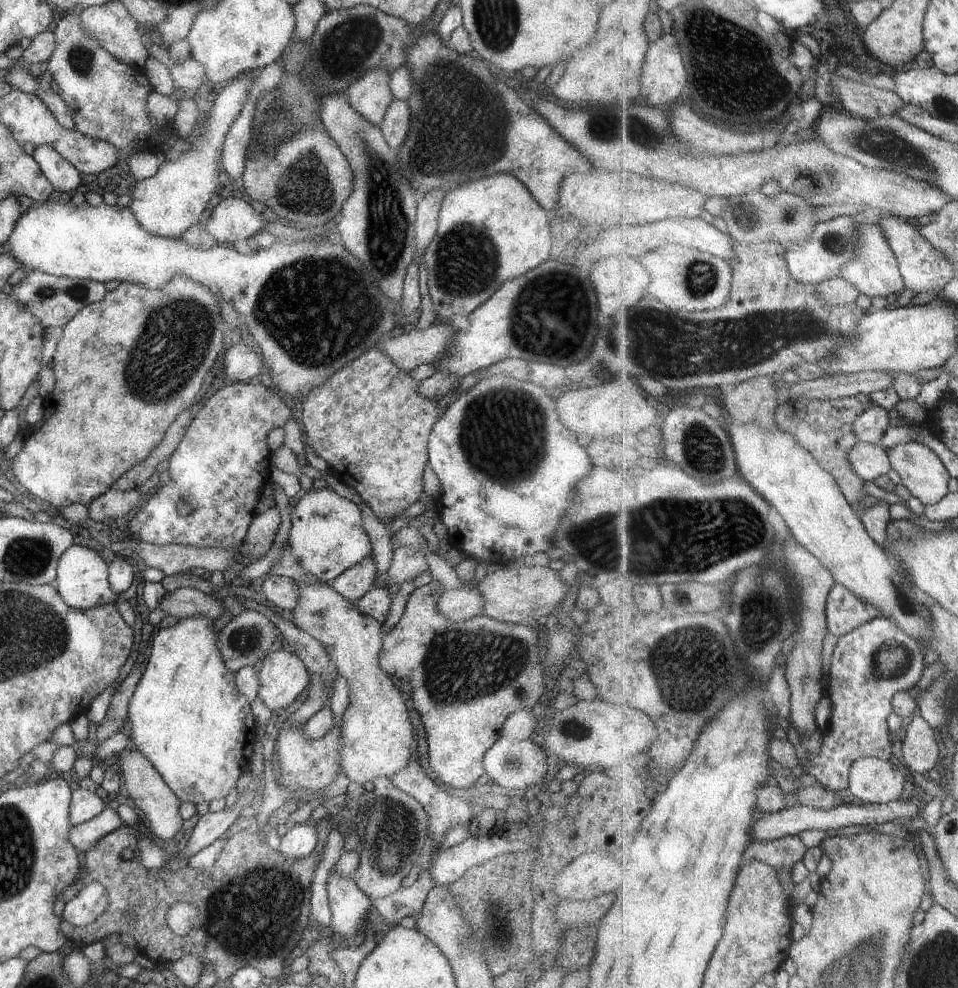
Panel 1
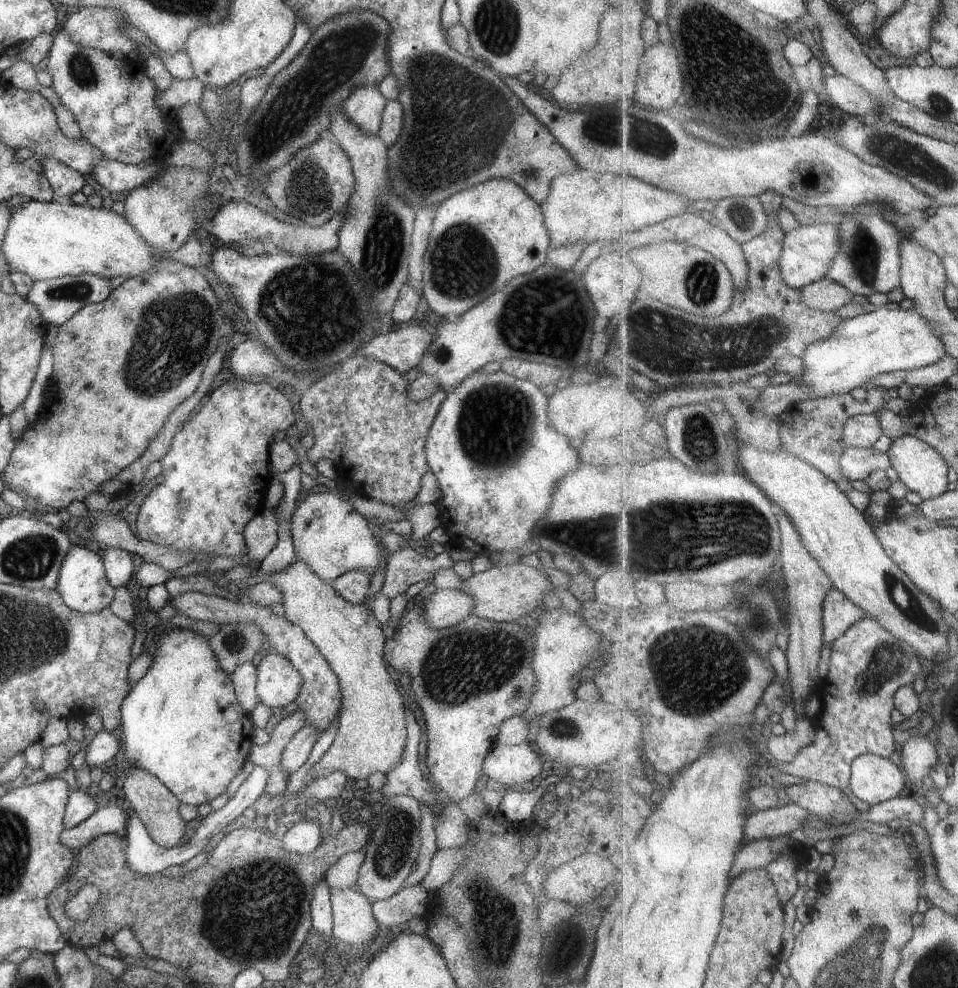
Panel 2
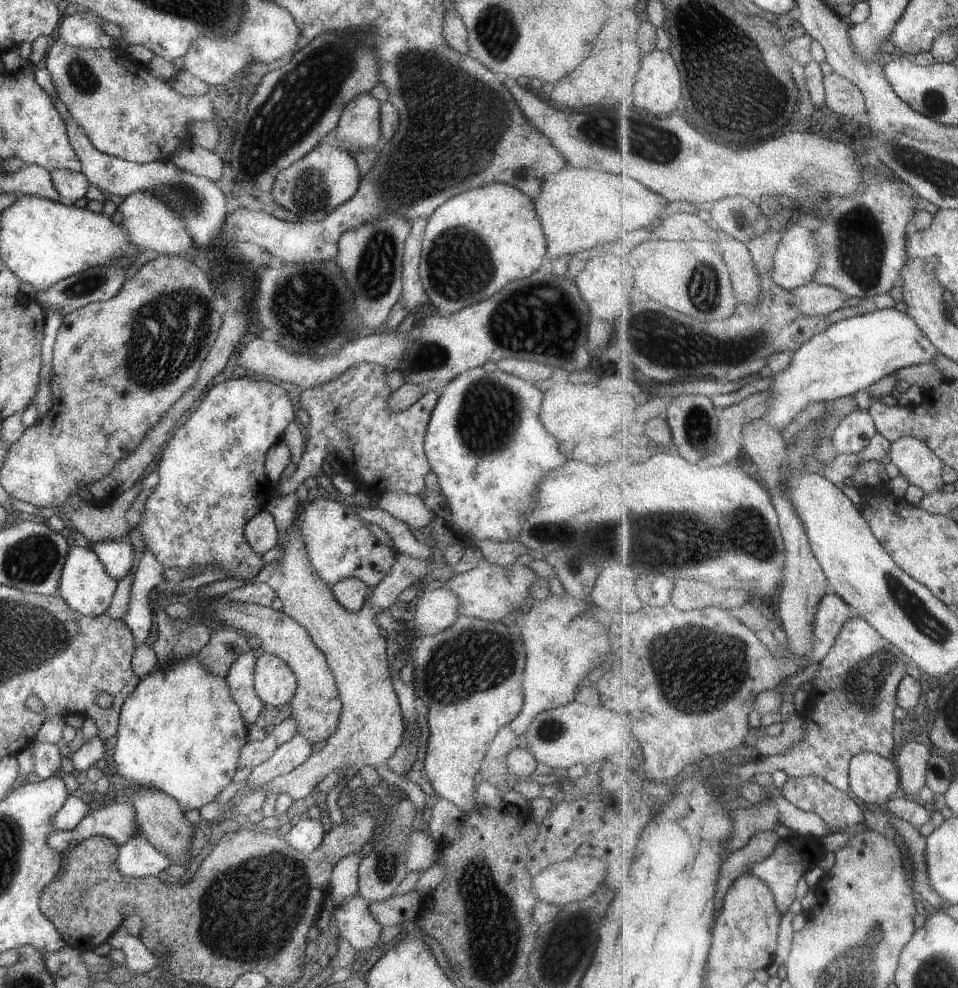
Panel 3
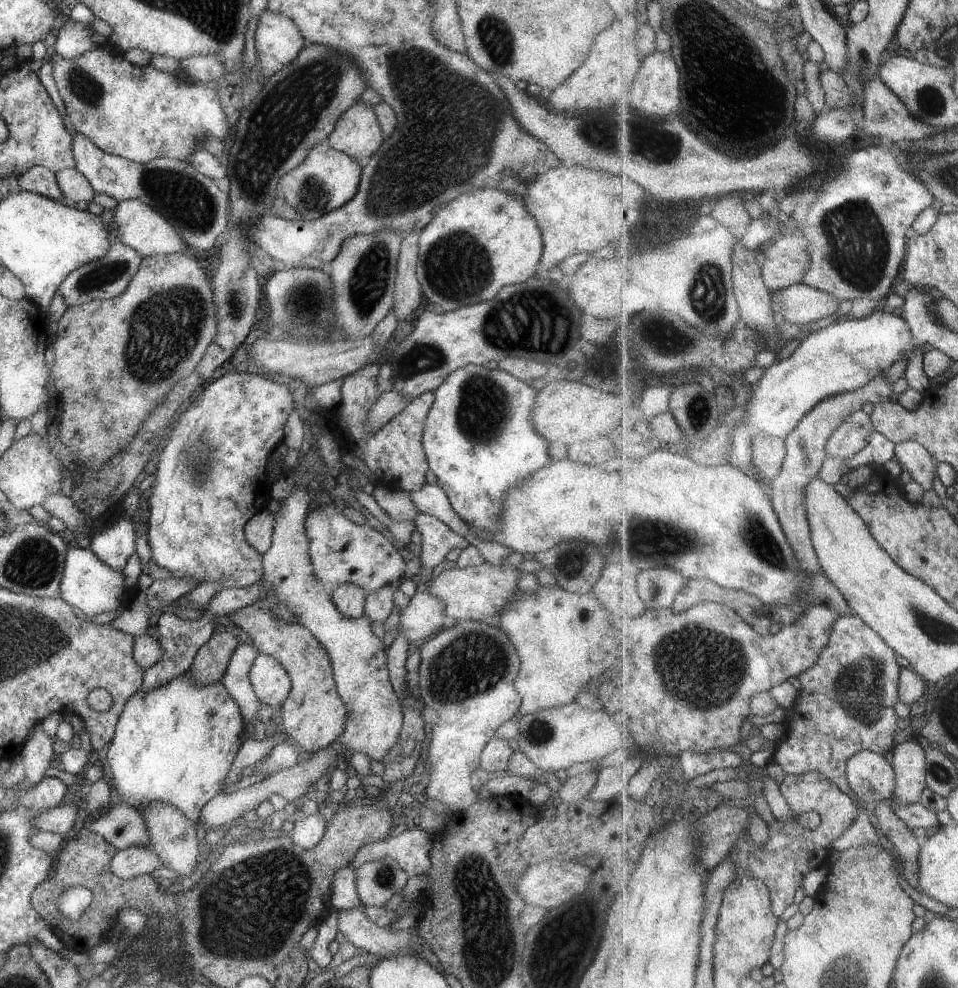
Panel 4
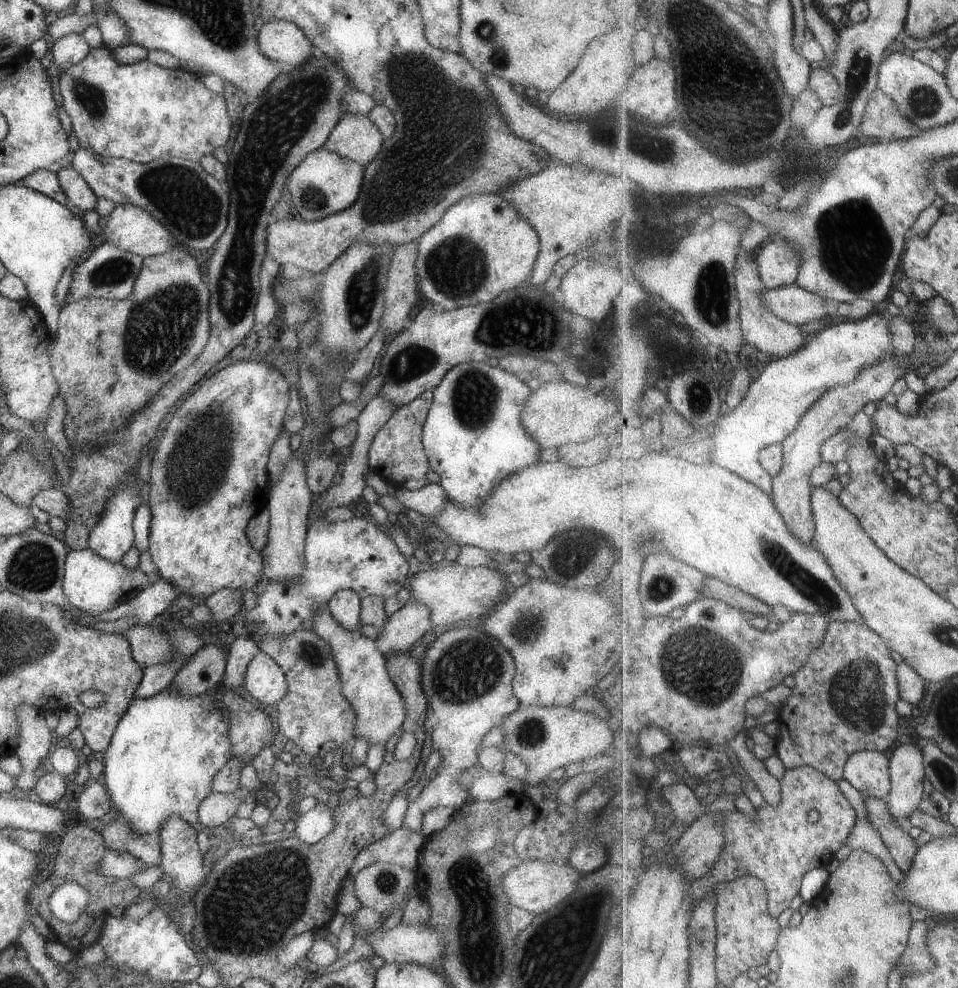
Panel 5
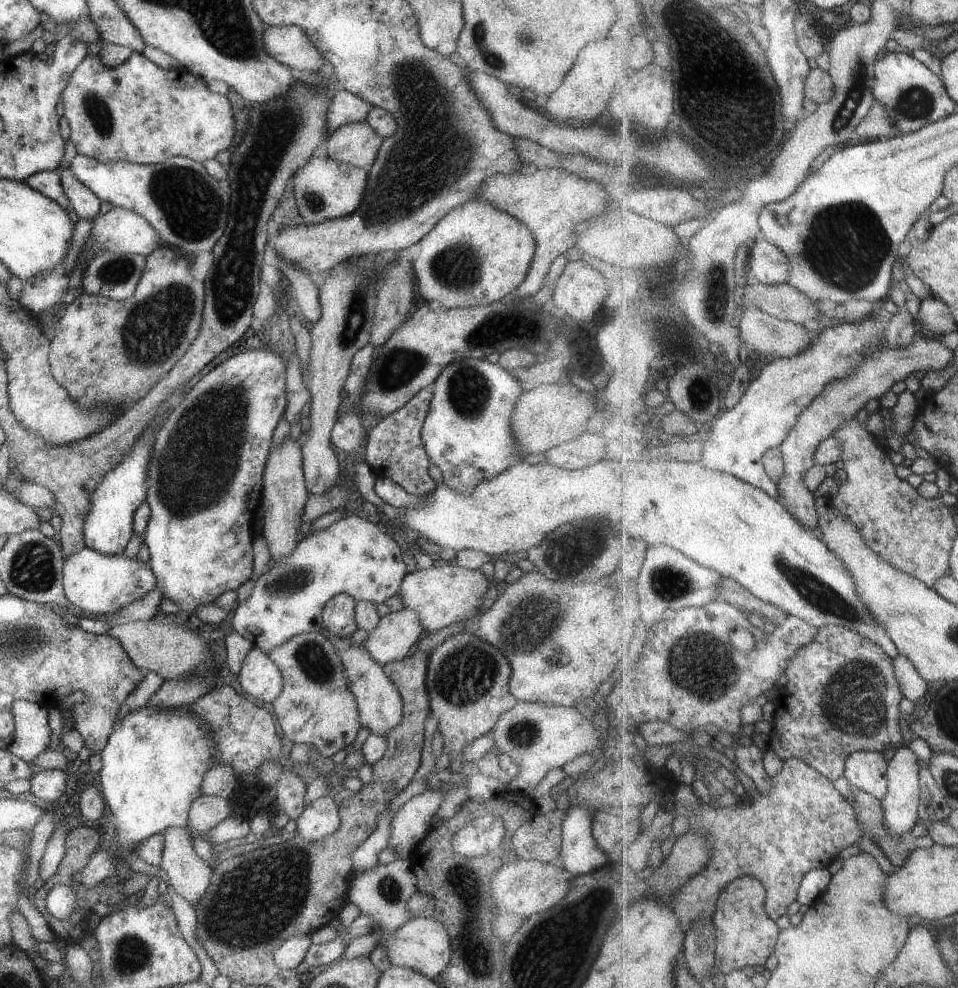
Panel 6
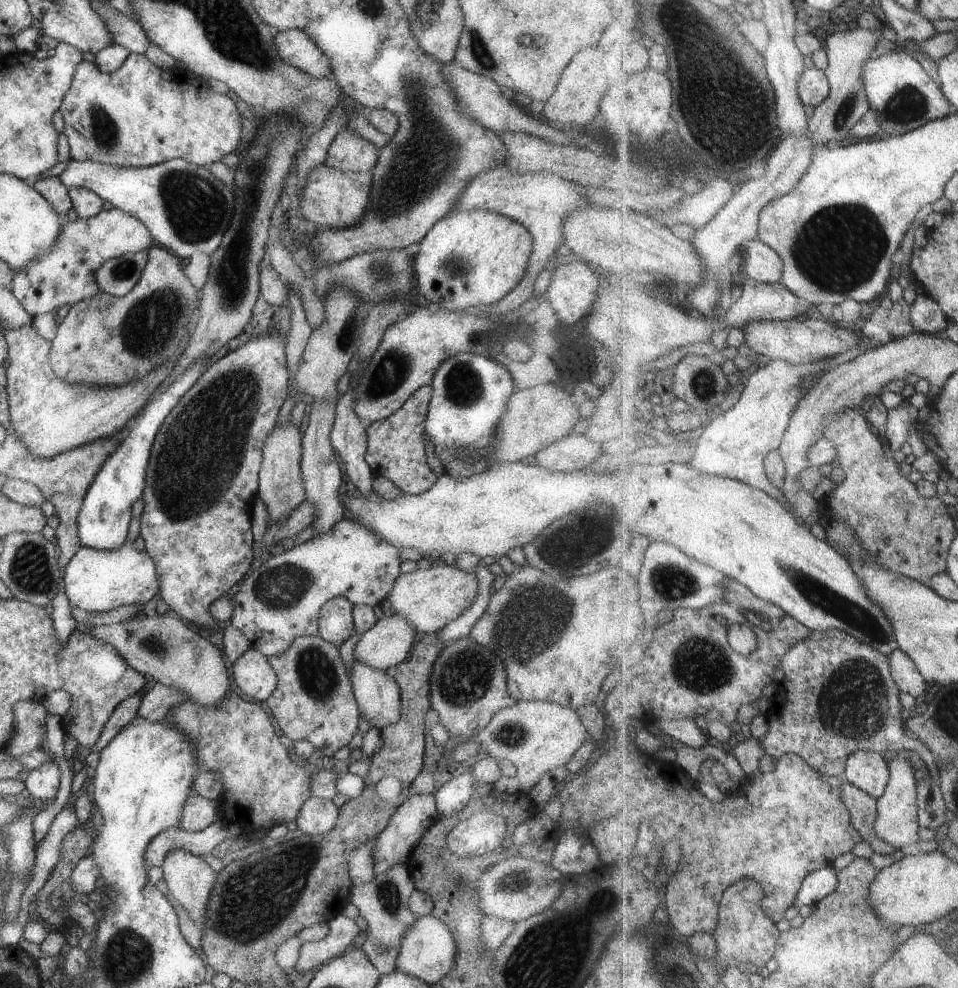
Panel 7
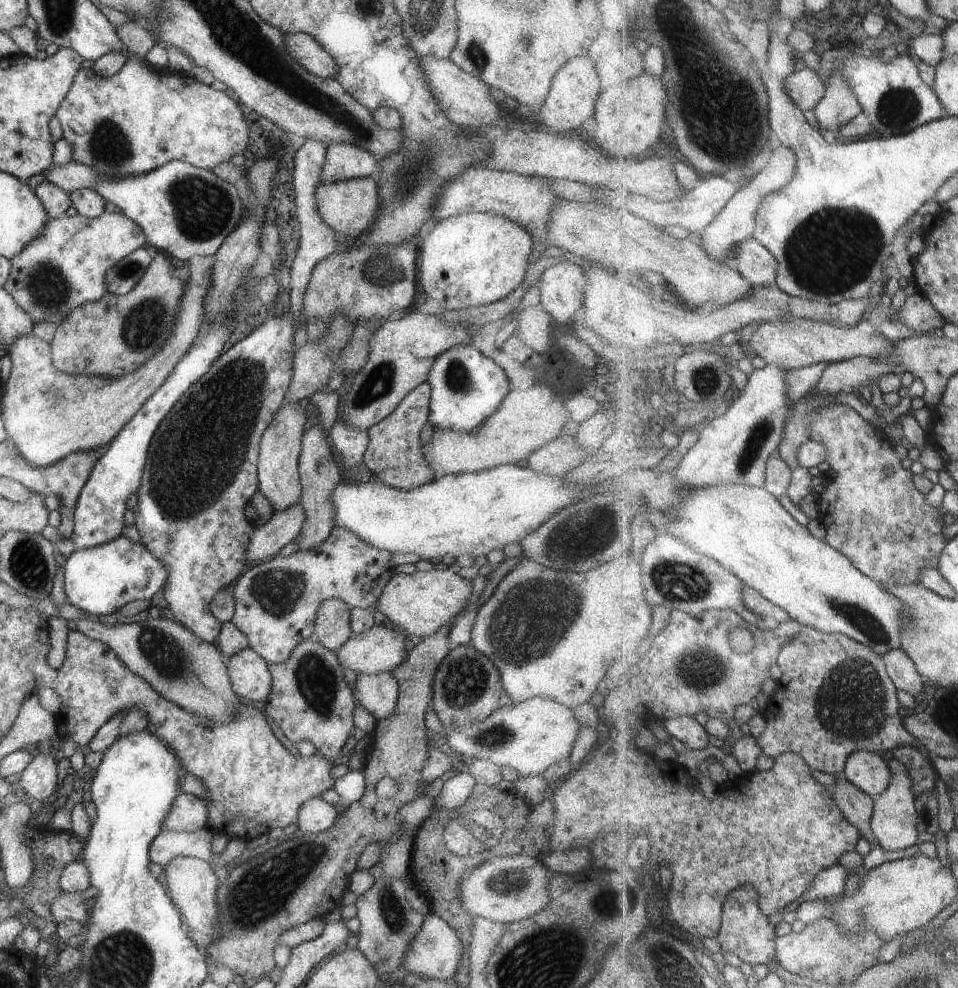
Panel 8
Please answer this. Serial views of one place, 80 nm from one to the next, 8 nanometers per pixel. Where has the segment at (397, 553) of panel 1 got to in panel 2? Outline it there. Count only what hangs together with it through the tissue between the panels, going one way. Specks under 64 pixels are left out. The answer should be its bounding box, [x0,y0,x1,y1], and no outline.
[380,547,453,600]

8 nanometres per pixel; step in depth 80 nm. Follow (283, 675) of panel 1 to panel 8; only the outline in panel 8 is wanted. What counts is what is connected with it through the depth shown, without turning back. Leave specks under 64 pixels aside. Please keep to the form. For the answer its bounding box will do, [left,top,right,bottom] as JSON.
[225,646,271,702]

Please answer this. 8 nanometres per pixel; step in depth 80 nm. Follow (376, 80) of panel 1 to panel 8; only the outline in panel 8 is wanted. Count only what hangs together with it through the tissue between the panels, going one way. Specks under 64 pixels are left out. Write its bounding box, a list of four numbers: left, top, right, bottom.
[319,141,378,184]

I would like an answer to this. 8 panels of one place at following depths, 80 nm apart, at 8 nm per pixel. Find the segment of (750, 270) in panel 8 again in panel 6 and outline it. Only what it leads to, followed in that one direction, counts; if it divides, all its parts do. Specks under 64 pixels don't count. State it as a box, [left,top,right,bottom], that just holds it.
[748,236,792,286]

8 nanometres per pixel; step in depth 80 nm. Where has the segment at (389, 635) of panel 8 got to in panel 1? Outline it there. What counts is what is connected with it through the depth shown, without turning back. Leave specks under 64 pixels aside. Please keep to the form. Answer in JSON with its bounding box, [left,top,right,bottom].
[436,586,482,621]

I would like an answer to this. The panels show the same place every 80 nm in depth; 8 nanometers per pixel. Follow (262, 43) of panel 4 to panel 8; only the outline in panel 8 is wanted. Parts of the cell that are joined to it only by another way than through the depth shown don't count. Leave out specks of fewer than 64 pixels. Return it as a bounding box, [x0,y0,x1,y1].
[284,33,338,78]

